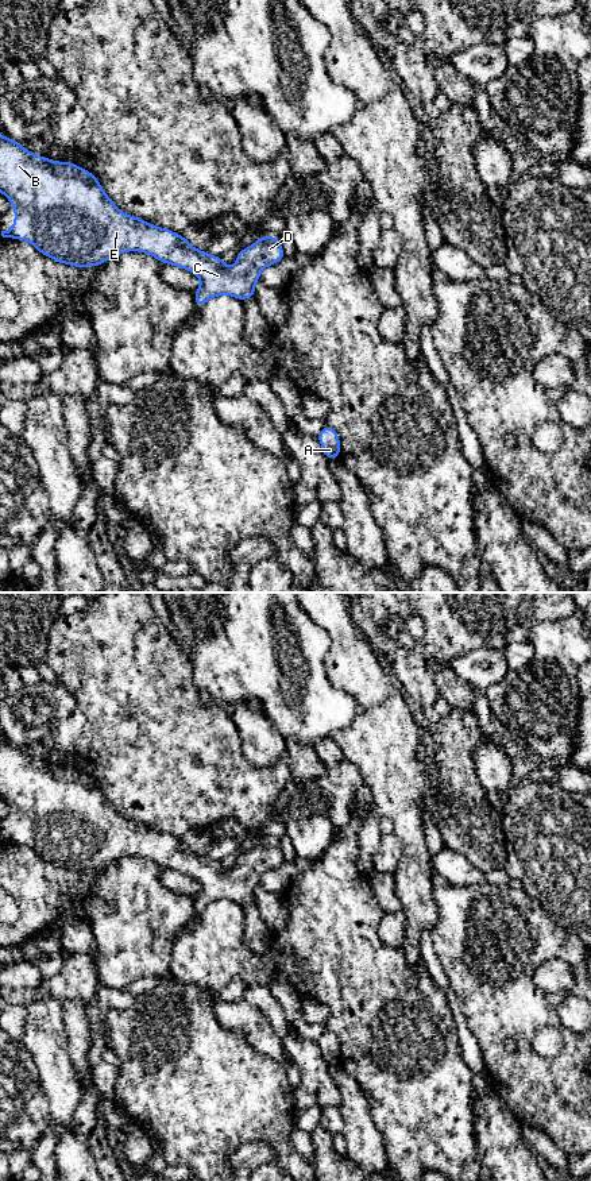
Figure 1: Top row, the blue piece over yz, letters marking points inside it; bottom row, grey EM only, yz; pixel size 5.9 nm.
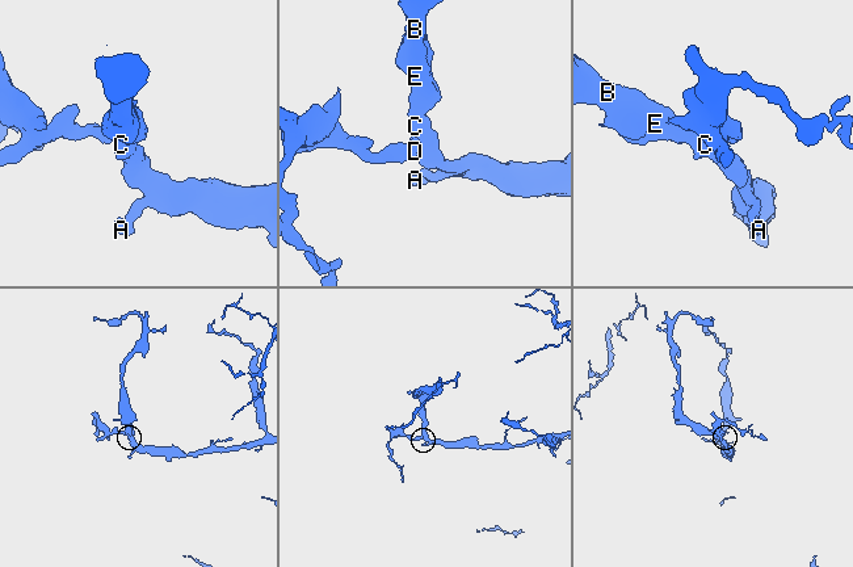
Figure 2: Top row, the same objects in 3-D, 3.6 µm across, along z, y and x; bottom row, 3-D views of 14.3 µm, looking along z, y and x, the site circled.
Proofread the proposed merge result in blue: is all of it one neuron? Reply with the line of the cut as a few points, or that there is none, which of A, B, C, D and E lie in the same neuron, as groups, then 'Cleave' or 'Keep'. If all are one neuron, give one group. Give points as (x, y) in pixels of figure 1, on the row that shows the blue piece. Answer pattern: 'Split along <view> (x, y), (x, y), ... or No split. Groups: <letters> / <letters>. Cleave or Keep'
No split. Groups: A B C D E. Keep

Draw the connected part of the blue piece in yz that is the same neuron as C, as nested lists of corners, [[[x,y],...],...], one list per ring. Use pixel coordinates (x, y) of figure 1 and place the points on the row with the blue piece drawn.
[[[0,134],[0,193],[3,193],[15,211],[15,223],[8,231],[1,231],[3,238],[27,240],[42,255],[74,267],[98,266],[109,258],[119,256],[127,251],[146,252],[159,262],[182,267],[192,271],[201,281],[194,293],[194,304],[204,306],[210,298],[227,294],[242,302],[246,298],[255,298],[255,283],[260,271],[285,258],[281,242],[277,236],[260,236],[250,247],[237,251],[233,267],[225,266],[221,256],[210,255],[194,248],[182,235],[174,231],[152,225],[136,216],[123,213],[104,192],[93,173],[72,162],[51,161],[34,153],[28,153],[22,143],[18,143]]]

